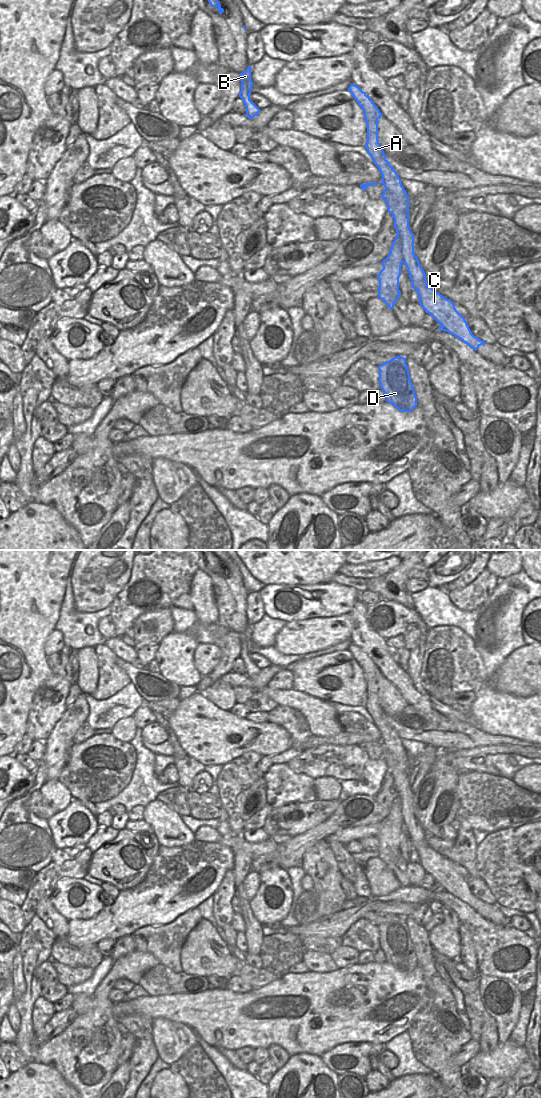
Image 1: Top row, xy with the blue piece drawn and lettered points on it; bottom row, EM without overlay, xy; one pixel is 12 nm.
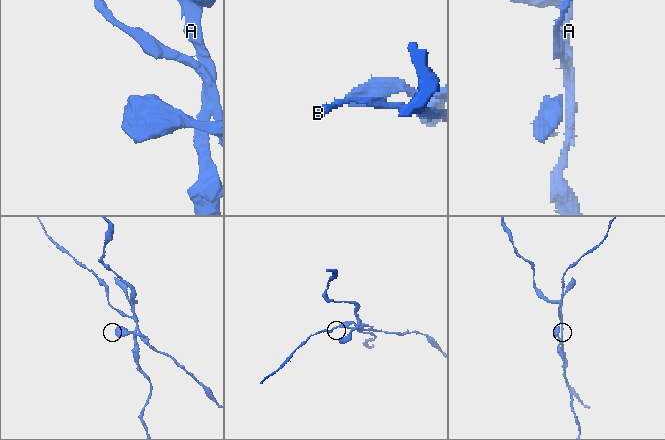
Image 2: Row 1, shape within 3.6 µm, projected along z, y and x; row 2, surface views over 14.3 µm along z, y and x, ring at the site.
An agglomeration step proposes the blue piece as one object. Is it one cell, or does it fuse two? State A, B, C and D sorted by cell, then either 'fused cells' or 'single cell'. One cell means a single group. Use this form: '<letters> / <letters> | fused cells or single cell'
A D / B C | fused cells

